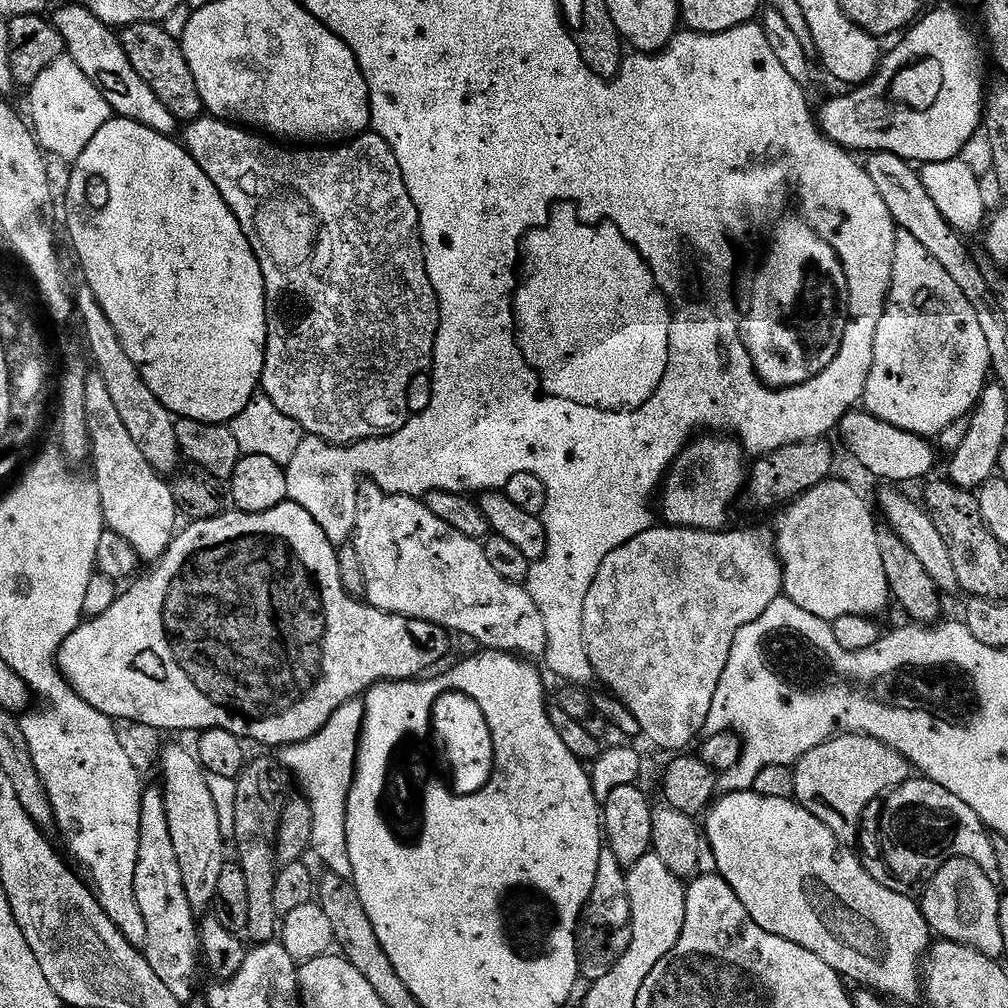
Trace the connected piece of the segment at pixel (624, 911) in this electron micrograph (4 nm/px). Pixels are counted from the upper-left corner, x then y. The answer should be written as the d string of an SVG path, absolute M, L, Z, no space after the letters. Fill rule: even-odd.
M601 847L598 874L594 874L594 890L584 904L580 914L580 923L576 925L576 953L580 975L591 982L606 978L614 970L618 958L628 948L632 937L632 911L628 901L628 874L614 858L614 850Z

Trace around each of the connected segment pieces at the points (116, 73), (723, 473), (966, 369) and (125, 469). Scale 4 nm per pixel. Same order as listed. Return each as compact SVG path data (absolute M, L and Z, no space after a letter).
M79 2L63 4L51 13L52 25L62 38L67 56L78 66L78 70L82 70L82 74L86 74L86 78L90 78L90 82L94 82L94 86L98 86L102 98L106 98L113 113L126 120L137 120L142 126L150 126L150 130L163 136L175 137L178 127L176 116L166 110L162 98L158 98L158 94L154 94L154 90L150 90L150 86L142 82L138 70L130 66L126 50L120 44L119 35Z
M700 434L695 437L680 452L668 469L667 476L662 481L658 492L658 512L664 515L663 523L673 528L697 528L703 532L719 532L727 529L728 515L732 512L732 503L741 499L746 488L750 471L749 465L744 465L746 453L739 439L728 434Z
M897 231L892 285L884 303L882 322L878 322L878 334L874 334L874 362L866 382L863 407L874 418L898 426L898 430L936 438L950 422L965 419L975 409L985 384L989 383L991 367L990 346L986 346L978 314L966 302L966 294L958 290L958 282L942 270L938 258L915 240L914 234Z
M88 374L84 377L84 401L86 402L86 426L88 427L88 441L92 447L90 453L90 465L92 464L92 472L96 493L100 495L100 505L102 506L102 514L107 531L114 534L122 534L122 538L126 538L126 542L130 542L130 546L134 546L134 550L138 553L141 561L155 562L162 558L162 554L166 554L166 550L170 546L173 536L178 531L178 509L174 502L174 494L172 493L172 485L161 473L154 470L154 466L150 466L150 462L146 462L146 458L142 455L142 450L138 450L138 446L134 443L134 438L130 438L130 430L126 430L126 425L122 422L122 417L119 416L118 410L114 406L114 401L110 398L110 390L106 390L106 382L98 374Z

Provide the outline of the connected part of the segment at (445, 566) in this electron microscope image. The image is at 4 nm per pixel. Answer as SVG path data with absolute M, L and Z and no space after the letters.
M361 483L356 490L354 543L362 561L362 574L366 574L364 596L378 610L434 622L449 633L467 636L475 643L477 640L484 650L511 652L517 658L543 657L547 653L546 622L542 622L542 610L534 606L527 587L506 582L502 574L491 568L481 541L458 534L454 526L446 526L417 497L389 496L374 483Z

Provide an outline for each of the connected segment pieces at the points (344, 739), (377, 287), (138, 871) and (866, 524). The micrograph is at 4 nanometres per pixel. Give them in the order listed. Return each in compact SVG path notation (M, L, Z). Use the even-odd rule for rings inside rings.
M357 698L346 702L342 706L338 706L338 710L334 710L334 714L330 718L330 722L326 722L326 726L322 726L322 730L318 735L312 736L308 740L303 740L301 744L289 744L285 747L280 754L280 760L283 764L283 767L288 770L293 770L295 776L298 778L302 787L304 787L303 793L305 799L309 803L312 803L312 813L314 814L314 829L311 834L312 842L312 852L326 864L324 865L330 872L338 874L339 877L346 877L351 879L353 874L353 867L350 865L350 854L349 854L349 843L346 840L346 822L348 821L348 800L349 800L349 790L352 788L353 778L355 776L356 768L356 754L360 751L360 733L364 731L364 701L363 699Z
M207 114L201 116L199 120L191 121L185 128L188 129L182 137L184 147L188 149L196 165L206 174L206 178L214 182L218 194L222 194L226 206L230 206L234 218L238 218L238 226L242 226L242 234L246 234L258 258L258 266L262 266L268 319L264 372L260 375L263 395L268 396L270 402L274 402L274 406L278 406L278 410L286 414L286 418L294 418L294 422L298 422L300 429L307 435L322 438L328 444L347 446L355 444L358 440L375 440L397 432L410 415L408 411L410 382L419 372L429 367L432 359L440 325L440 307L434 294L434 286L430 286L430 274L426 274L418 210L406 190L398 158L394 158L394 150L390 150L388 143L371 130L335 146L285 146L280 142L271 144L268 141L271 139L255 131L229 124L226 120L218 120L215 116Z
M159 787L152 788L140 796L140 837L138 838L138 862L132 869L132 899L140 911L140 919L146 922L146 942L143 954L158 974L166 990L174 998L185 1002L193 999L196 988L196 967L201 967L202 956L198 935L198 920L192 911L186 890L182 886L182 870L178 870L178 854L174 854L174 841L170 838L170 822L166 818L166 802Z
M836 479L824 480L814 490L797 496L777 515L781 516L776 520L774 543L784 571L783 595L802 606L802 610L810 610L810 614L829 622L847 616L876 618L892 600L886 570L882 567L882 550L878 546L878 520L873 505L871 508L846 481Z

